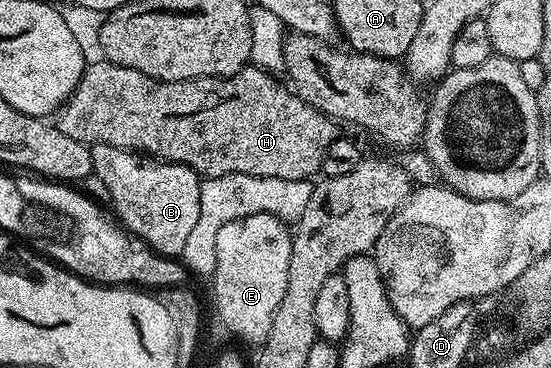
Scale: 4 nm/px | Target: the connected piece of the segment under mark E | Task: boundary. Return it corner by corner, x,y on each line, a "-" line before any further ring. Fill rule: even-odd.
265,212
224,222
216,230
214,308
230,332
261,345
272,330
276,306
288,290
288,262
292,258
292,228
287,221

